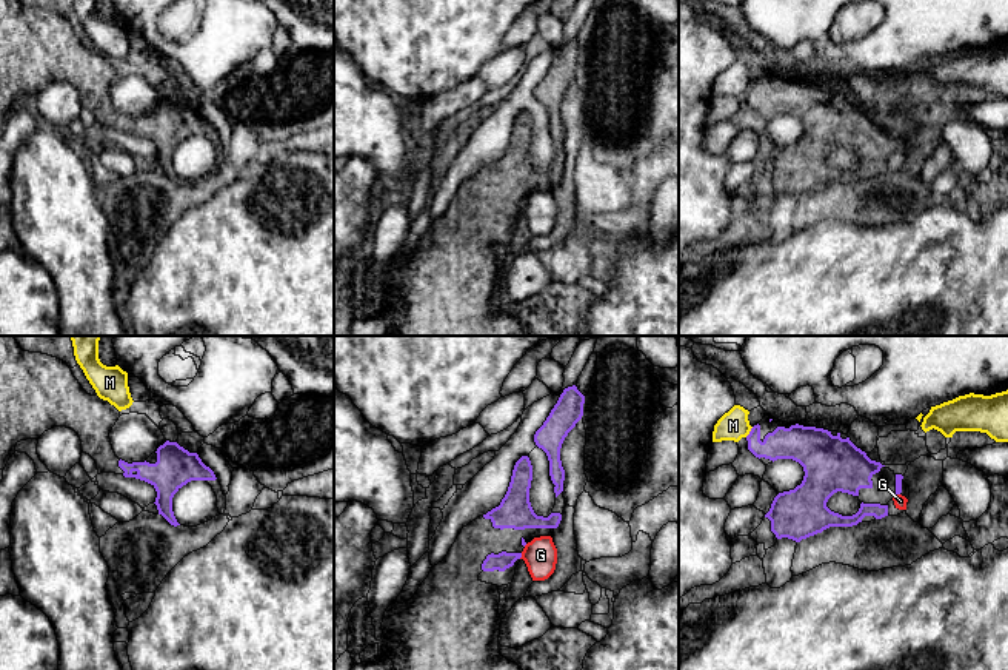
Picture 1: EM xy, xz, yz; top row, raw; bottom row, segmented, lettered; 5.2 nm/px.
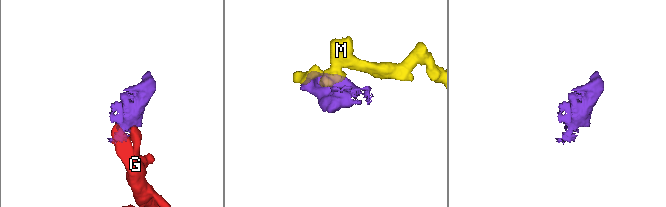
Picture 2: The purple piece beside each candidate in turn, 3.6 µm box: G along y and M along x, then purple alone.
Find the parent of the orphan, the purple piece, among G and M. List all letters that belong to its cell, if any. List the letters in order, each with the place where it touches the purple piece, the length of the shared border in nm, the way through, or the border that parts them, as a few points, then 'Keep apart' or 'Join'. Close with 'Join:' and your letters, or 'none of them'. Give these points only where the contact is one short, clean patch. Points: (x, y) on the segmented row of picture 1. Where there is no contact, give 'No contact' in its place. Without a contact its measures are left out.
G: Touches purple at xz (520, 556). Shared border 40 nm. Boundary: xz (522, 553), (519, 558). Keep apart
M: Touches purple at yz (750, 432). Shared border 70 nm. Boundary: yz (753, 427), (745, 436). Keep apart
Join: none of them

